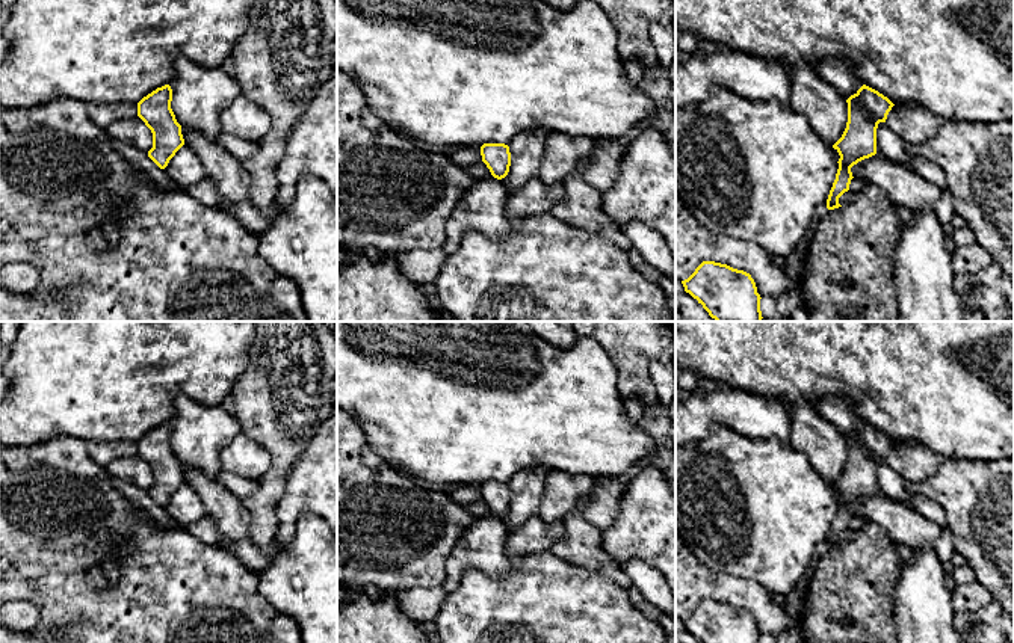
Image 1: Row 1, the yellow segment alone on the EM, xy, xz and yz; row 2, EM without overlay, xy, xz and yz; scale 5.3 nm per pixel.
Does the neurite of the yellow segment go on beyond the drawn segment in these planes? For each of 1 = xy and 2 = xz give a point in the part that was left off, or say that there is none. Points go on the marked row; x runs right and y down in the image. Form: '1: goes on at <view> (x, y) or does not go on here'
1: does not go on here
2: does not go on here

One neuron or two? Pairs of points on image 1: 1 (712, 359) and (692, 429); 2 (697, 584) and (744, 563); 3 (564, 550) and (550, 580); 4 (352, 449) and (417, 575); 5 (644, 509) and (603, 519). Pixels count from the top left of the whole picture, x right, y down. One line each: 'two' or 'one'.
1: two
2: two
3: two
4: one
5: two

